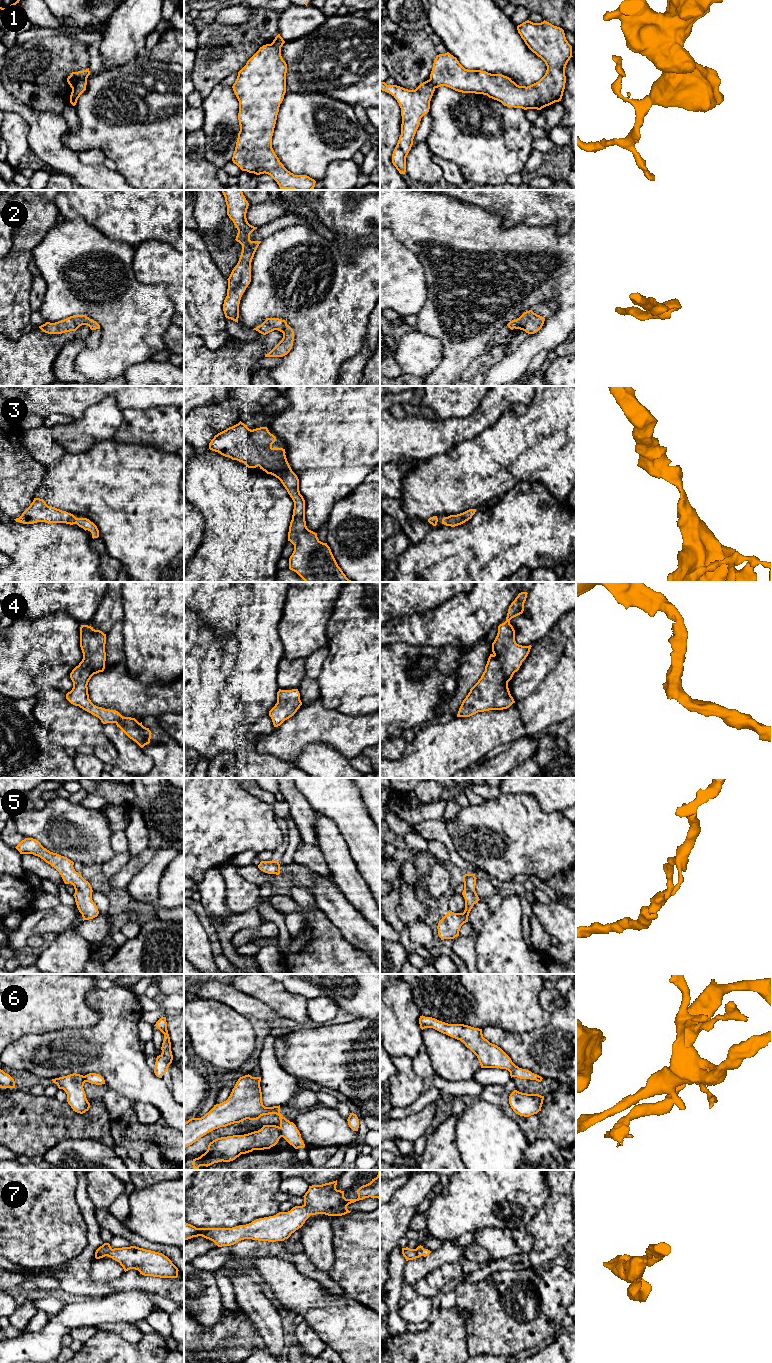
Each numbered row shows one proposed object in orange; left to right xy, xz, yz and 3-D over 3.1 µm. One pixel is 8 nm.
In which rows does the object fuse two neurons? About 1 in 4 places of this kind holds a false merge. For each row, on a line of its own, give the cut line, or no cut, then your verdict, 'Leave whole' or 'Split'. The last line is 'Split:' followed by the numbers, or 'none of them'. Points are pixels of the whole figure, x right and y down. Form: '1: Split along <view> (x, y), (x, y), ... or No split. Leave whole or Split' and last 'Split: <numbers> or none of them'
1: Split along xy (86, 79), (79, 80), (72, 88). Split
2: No split. Leave whole
3: No split. Leave whole
4: No split. Leave whole
5: No split. Leave whole
6: Split along xz (279, 1127), (281, 1136). Split
7: No split. Leave whole
Split: 1, 6

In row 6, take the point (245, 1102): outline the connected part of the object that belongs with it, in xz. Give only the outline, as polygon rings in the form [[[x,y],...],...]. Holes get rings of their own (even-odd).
[[[249,1074],[240,1077],[226,1101],[214,1105],[203,1117],[193,1117],[185,1122],[184,1148],[215,1129],[246,1119],[257,1120],[269,1114],[279,1116],[281,1137],[295,1149],[304,1148],[305,1144],[299,1130],[280,1113],[280,1105],[273,1107],[263,1105],[260,1081],[261,1077],[252,1077]]]

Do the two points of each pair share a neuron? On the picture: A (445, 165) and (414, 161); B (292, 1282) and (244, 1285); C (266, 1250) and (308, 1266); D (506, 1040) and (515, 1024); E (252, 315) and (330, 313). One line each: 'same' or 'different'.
A: different
B: different
C: same
D: different
E: same

